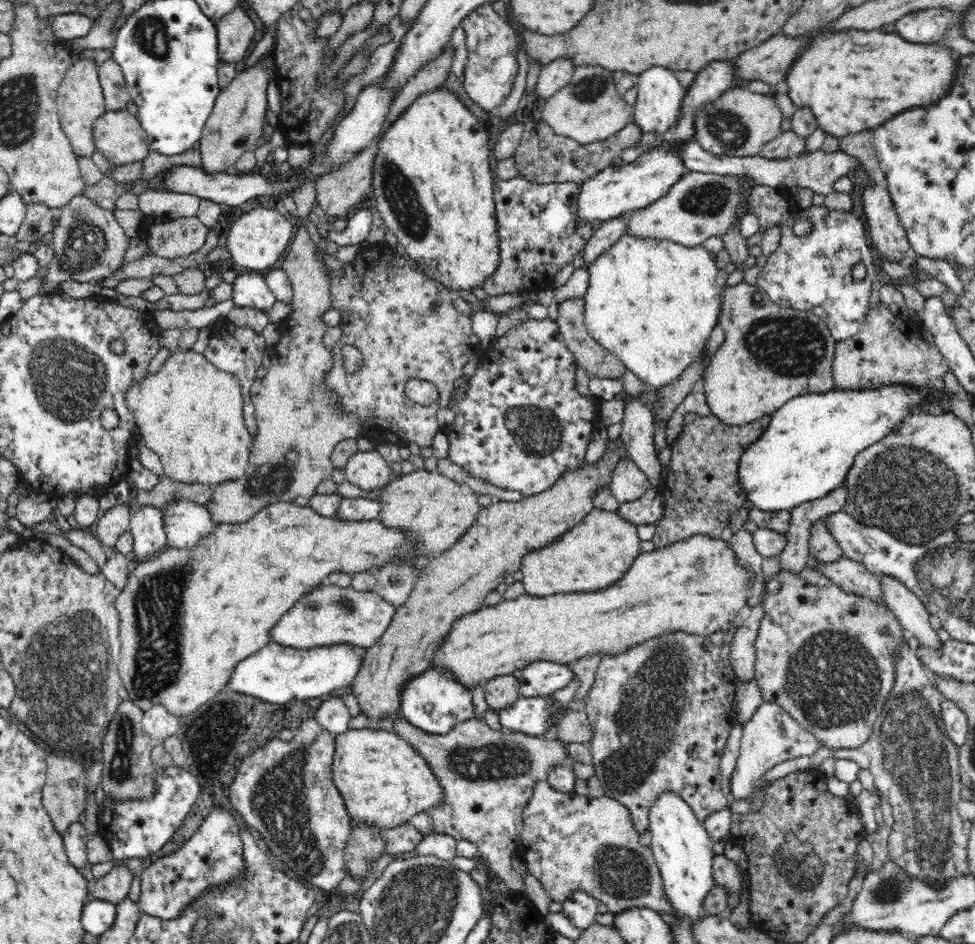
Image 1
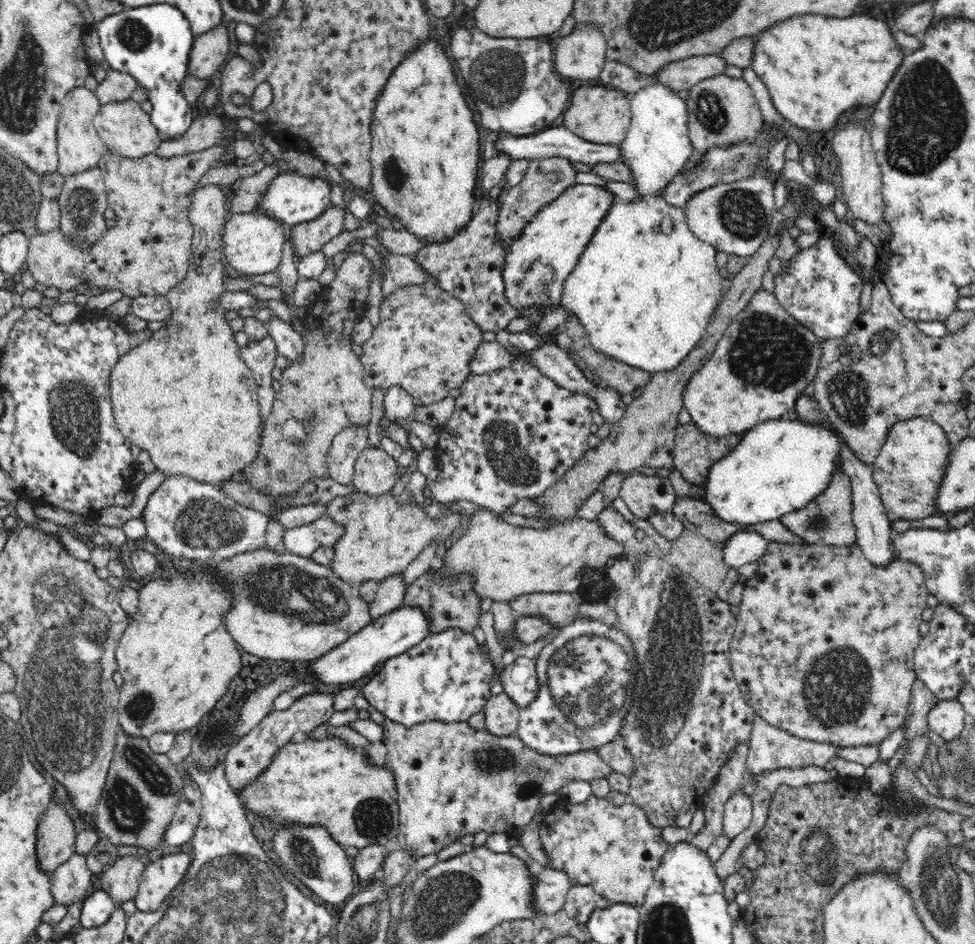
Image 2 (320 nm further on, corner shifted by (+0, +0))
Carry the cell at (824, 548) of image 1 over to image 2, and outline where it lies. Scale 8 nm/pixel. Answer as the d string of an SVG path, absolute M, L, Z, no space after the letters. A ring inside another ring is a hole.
M840 468L832 474L831 482L824 492L818 494L796 511L789 512L779 520L794 535L803 538L806 543L816 543L829 546L846 547L856 543L856 529L853 523L853 504L850 478L840 471Z

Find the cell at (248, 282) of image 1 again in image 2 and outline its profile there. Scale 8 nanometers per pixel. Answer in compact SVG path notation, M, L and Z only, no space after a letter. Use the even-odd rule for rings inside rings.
M275 316L267 324L267 329L269 335L275 340L280 355L289 362L301 363L303 361L303 335L298 333L290 322L286 323Z

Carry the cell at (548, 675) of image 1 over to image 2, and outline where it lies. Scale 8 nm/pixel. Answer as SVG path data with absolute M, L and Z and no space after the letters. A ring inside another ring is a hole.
M519 657L512 664L504 666L500 680L504 693L520 708L528 706L539 690L534 659Z

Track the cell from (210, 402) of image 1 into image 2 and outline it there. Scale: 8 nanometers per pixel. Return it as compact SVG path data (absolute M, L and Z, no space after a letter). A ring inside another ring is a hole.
M214 185L200 187L194 193L188 215L190 222L193 224L193 242L186 278L176 284L174 288L171 288L170 292L165 294L169 300L170 316L166 320L162 320L163 325L161 330L152 332L152 336L148 340L138 344L138 346L134 346L134 348L130 348L130 351L120 356L118 362L114 364L109 378L110 402L112 403L113 418L118 430L122 432L125 438L128 438L133 444L136 444L141 451L150 453L156 469L164 472L167 477L184 476L192 478L196 482L214 486L228 481L234 474L244 472L248 464L254 462L254 459L258 457L263 434L263 421L260 415L257 384L254 380L253 373L240 356L239 352L241 351L241 347L236 343L236 339L234 339L236 332L229 325L230 319L226 318L228 310L219 308L219 298L228 291L227 286L225 286L226 277L224 277L224 264L222 263L222 230L227 216L226 196L223 190Z

